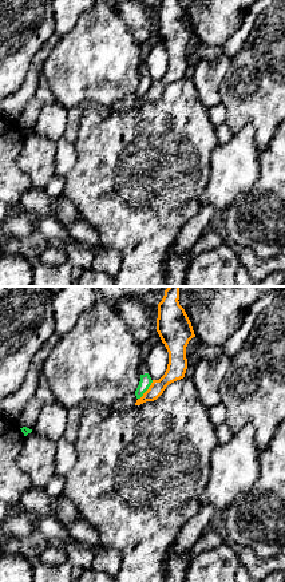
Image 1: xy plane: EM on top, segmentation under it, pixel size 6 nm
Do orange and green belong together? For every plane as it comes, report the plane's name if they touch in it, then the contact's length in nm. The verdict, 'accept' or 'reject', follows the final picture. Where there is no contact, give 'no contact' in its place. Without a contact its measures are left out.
meets orange in xy; contact 150 nm long

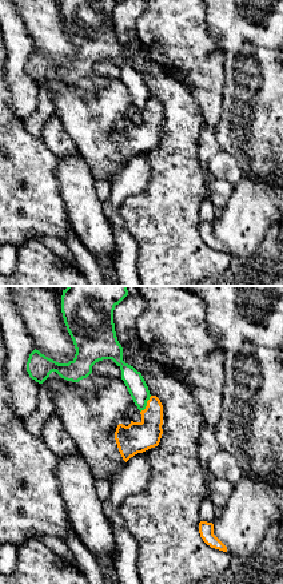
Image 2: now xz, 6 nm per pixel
meets orange in xz; contact 120 nm long

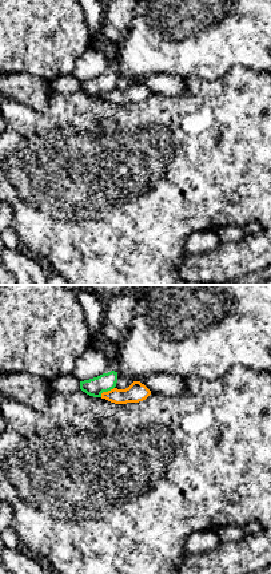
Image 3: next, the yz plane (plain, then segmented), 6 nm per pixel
meets orange in yz; contact 110 nm long

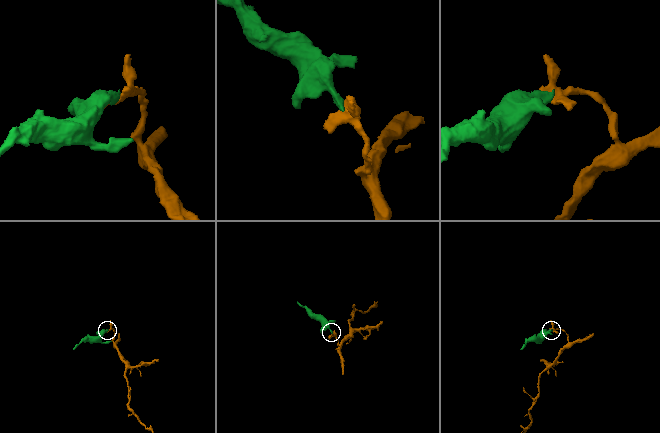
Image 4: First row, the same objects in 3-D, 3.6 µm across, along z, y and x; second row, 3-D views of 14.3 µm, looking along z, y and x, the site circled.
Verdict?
reject

